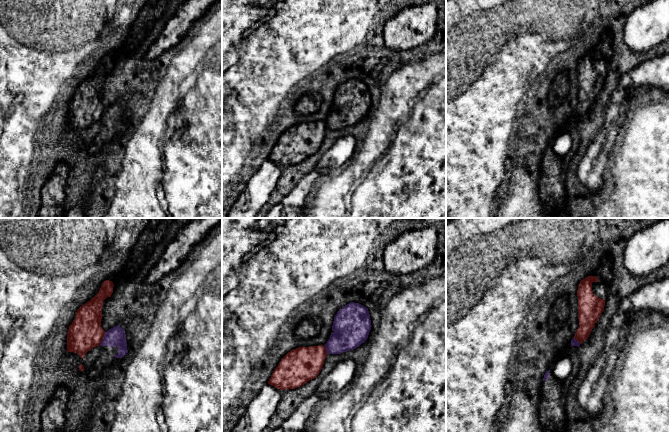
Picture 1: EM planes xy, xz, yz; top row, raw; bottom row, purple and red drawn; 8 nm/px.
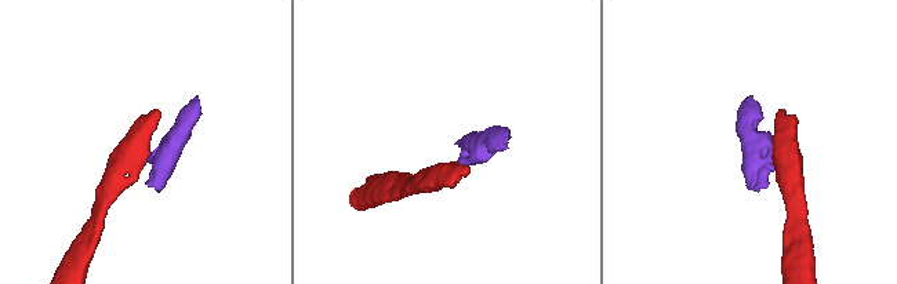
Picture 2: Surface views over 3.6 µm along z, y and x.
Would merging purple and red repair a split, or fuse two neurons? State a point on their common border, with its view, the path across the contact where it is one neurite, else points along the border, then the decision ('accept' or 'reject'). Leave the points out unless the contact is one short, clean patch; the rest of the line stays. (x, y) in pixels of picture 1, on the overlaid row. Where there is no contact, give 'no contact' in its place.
xy (103, 338) | along xy (105, 332), (99, 344) | reject

